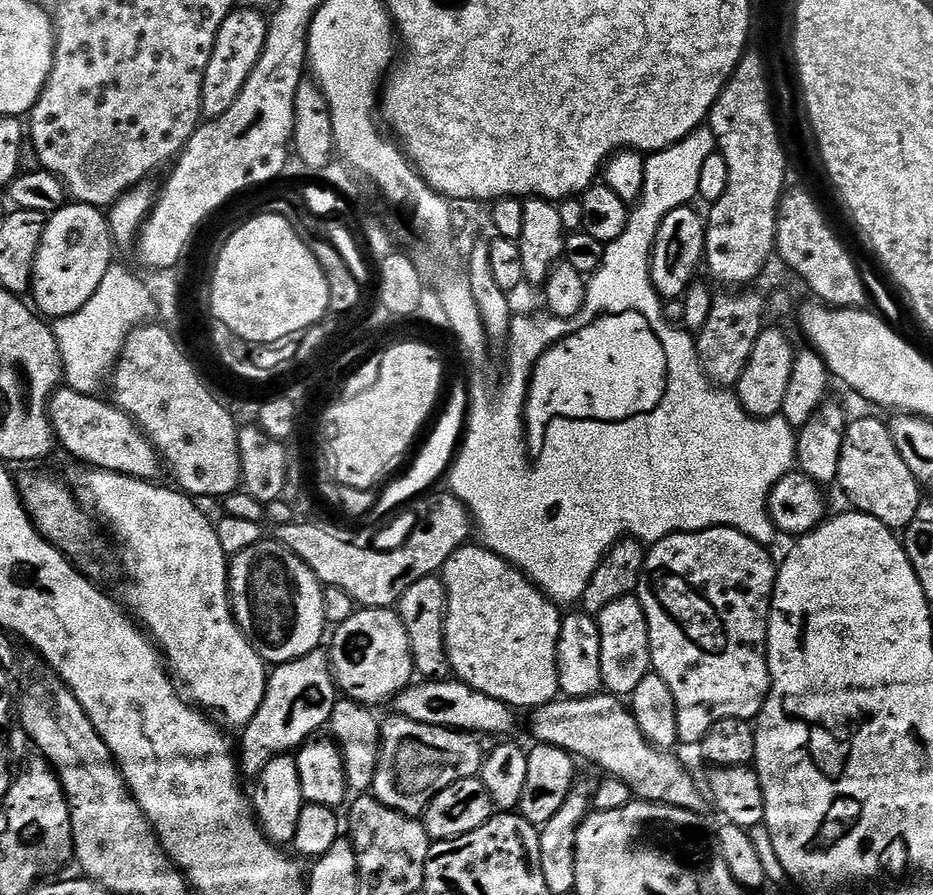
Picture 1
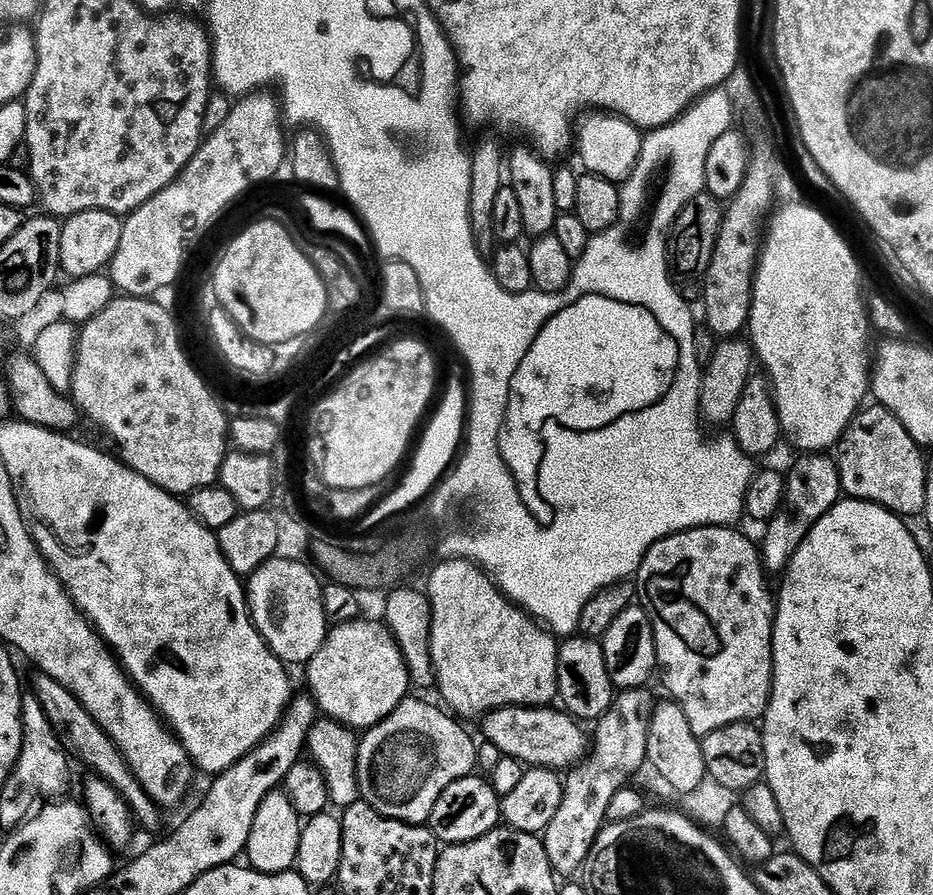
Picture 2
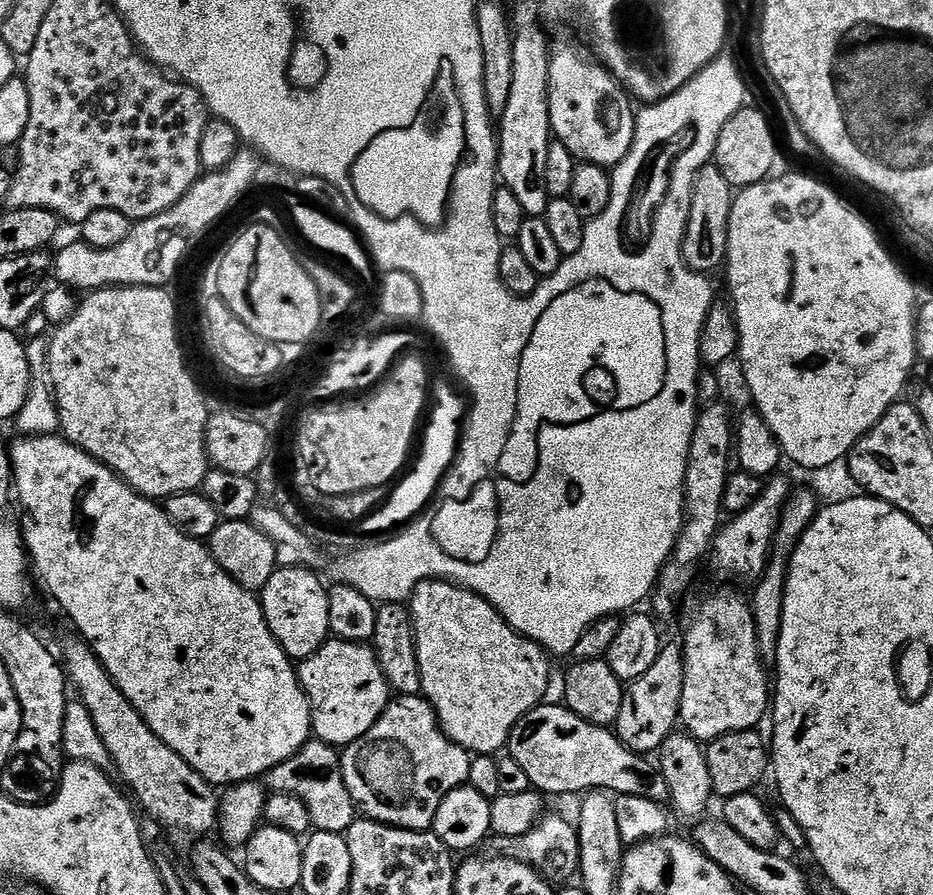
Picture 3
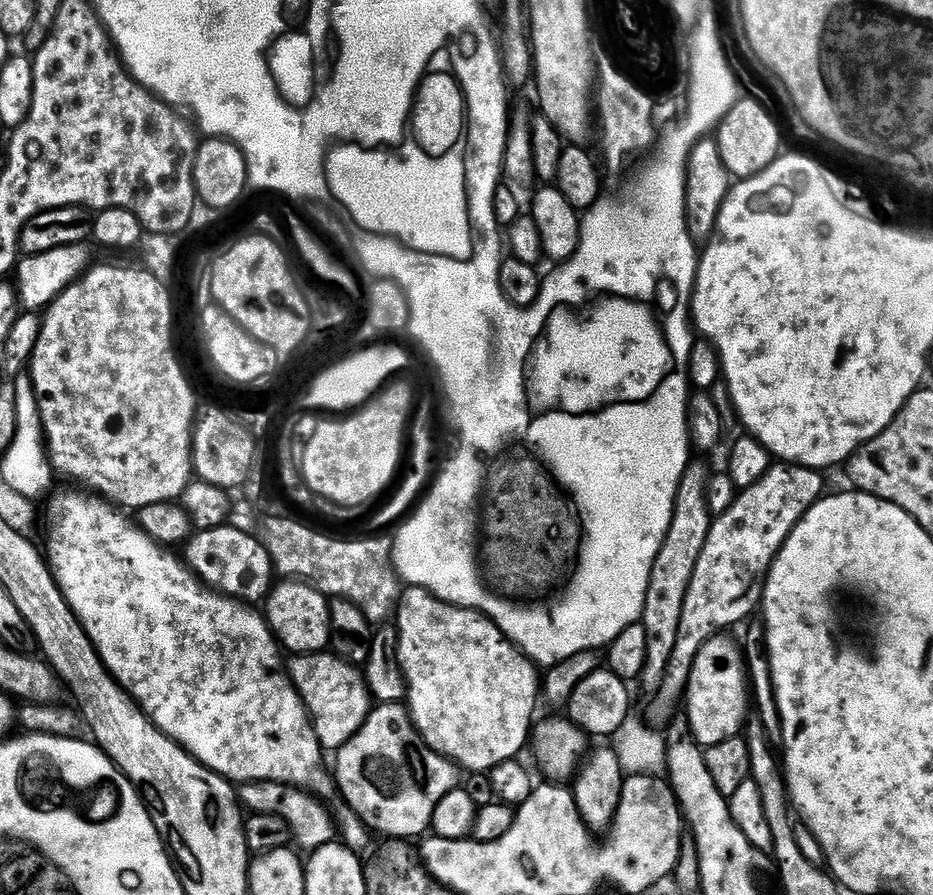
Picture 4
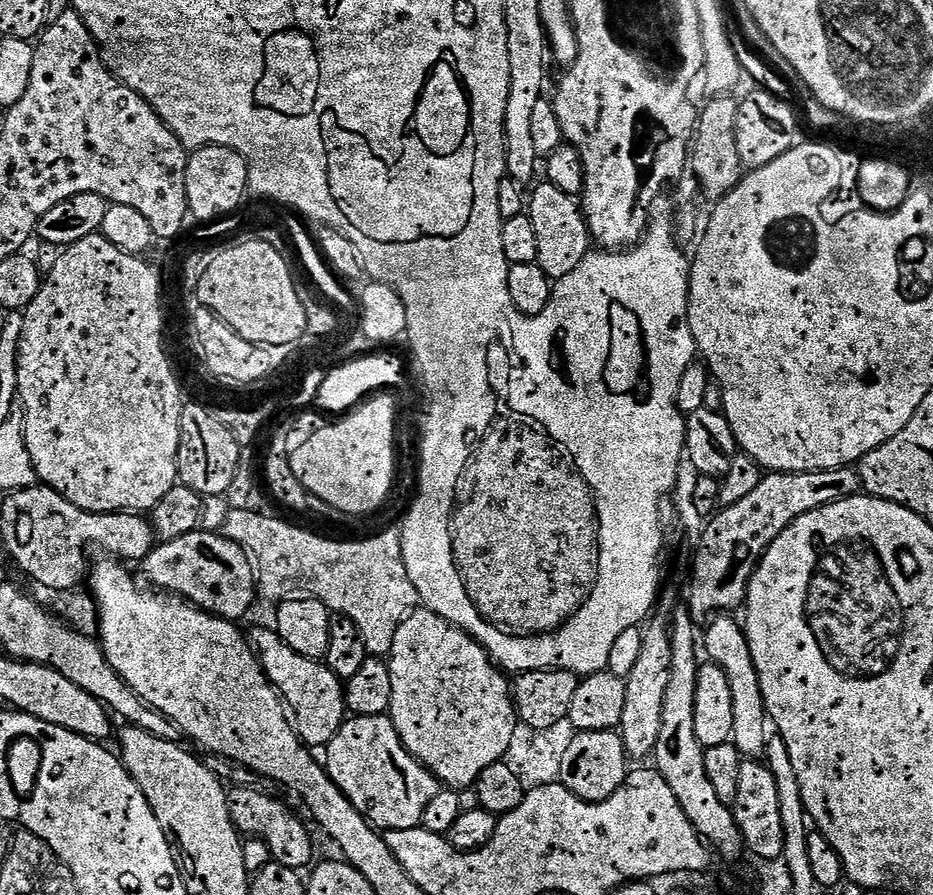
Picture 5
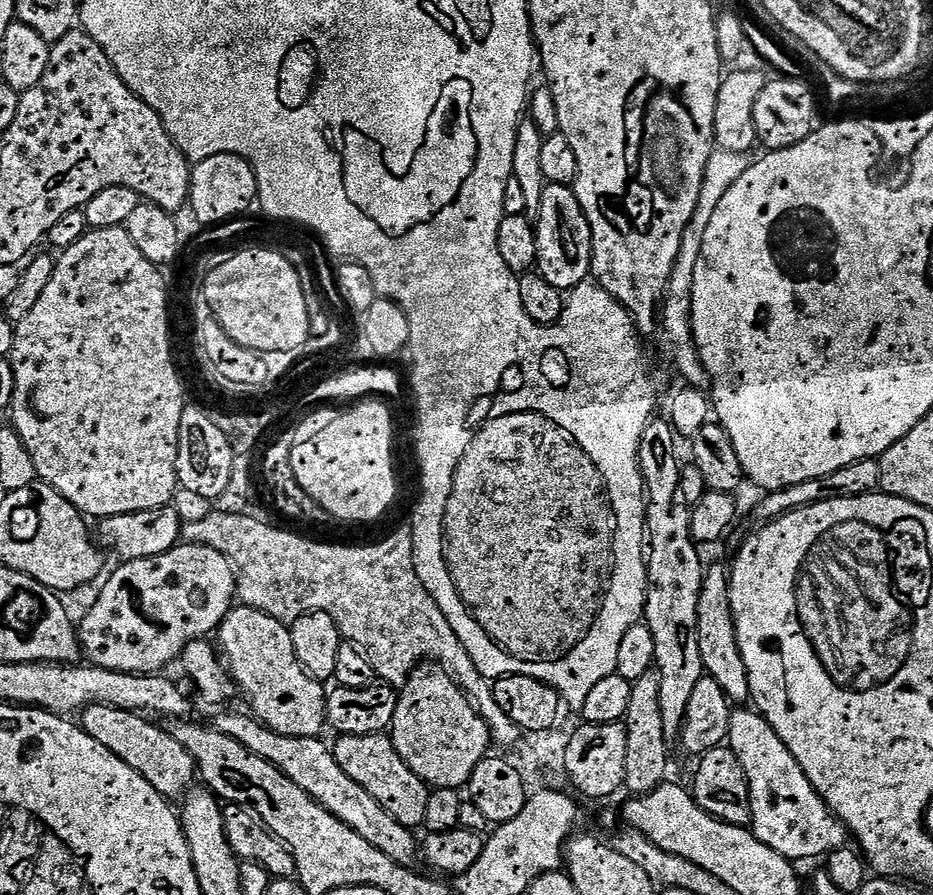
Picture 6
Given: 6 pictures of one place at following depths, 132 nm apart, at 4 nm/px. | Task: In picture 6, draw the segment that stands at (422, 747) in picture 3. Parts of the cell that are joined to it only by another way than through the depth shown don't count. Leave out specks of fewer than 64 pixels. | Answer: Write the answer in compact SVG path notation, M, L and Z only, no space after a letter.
M388 734L378 736L340 736L334 744L336 761L362 790L366 790L404 828L419 829L426 818L429 785L410 770L410 766L398 754Z

